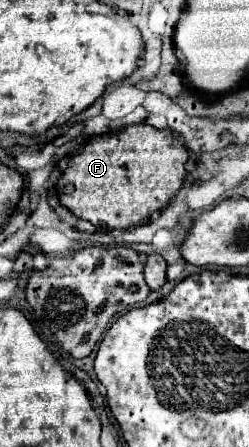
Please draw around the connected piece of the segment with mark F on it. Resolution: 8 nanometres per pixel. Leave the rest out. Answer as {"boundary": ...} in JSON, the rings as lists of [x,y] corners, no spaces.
{"boundary":[[[149,124],[127,126],[117,132],[107,132],[103,136],[91,138],[75,158],[71,158],[63,178],[57,182],[61,204],[71,210],[77,218],[83,218],[105,230],[127,230],[137,224],[147,224],[153,212],[161,212],[173,196],[183,188],[187,178],[185,162],[189,152],[185,146],[171,134],[171,130],[157,130]]]}

